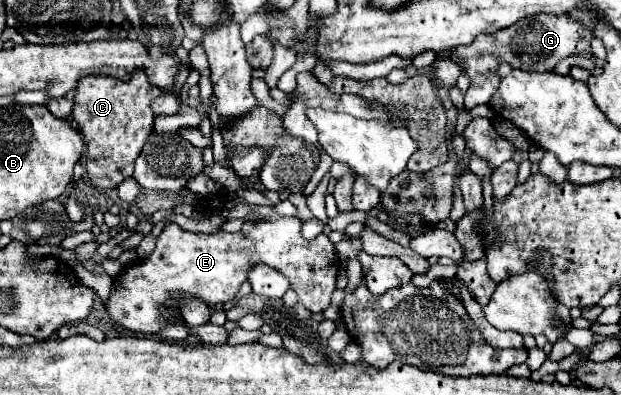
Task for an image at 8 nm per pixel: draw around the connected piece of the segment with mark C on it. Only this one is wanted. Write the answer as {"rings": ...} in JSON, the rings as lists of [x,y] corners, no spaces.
{"rings":[[[144,69],[134,71],[130,81],[106,75],[90,75],[78,81],[72,119],[78,123],[86,141],[86,169],[92,185],[112,189],[132,175],[134,161],[152,133],[154,115],[150,103],[158,95],[162,95],[160,87],[148,83]]]}

